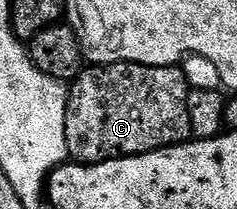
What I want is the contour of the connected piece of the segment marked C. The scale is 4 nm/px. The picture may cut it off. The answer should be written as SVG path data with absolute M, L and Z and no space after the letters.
M115 63L82 68L81 74L68 90L65 102L65 134L69 157L83 165L98 165L120 157L138 157L144 153L169 149L173 145L186 144L193 137L190 92L185 70L177 65Z

